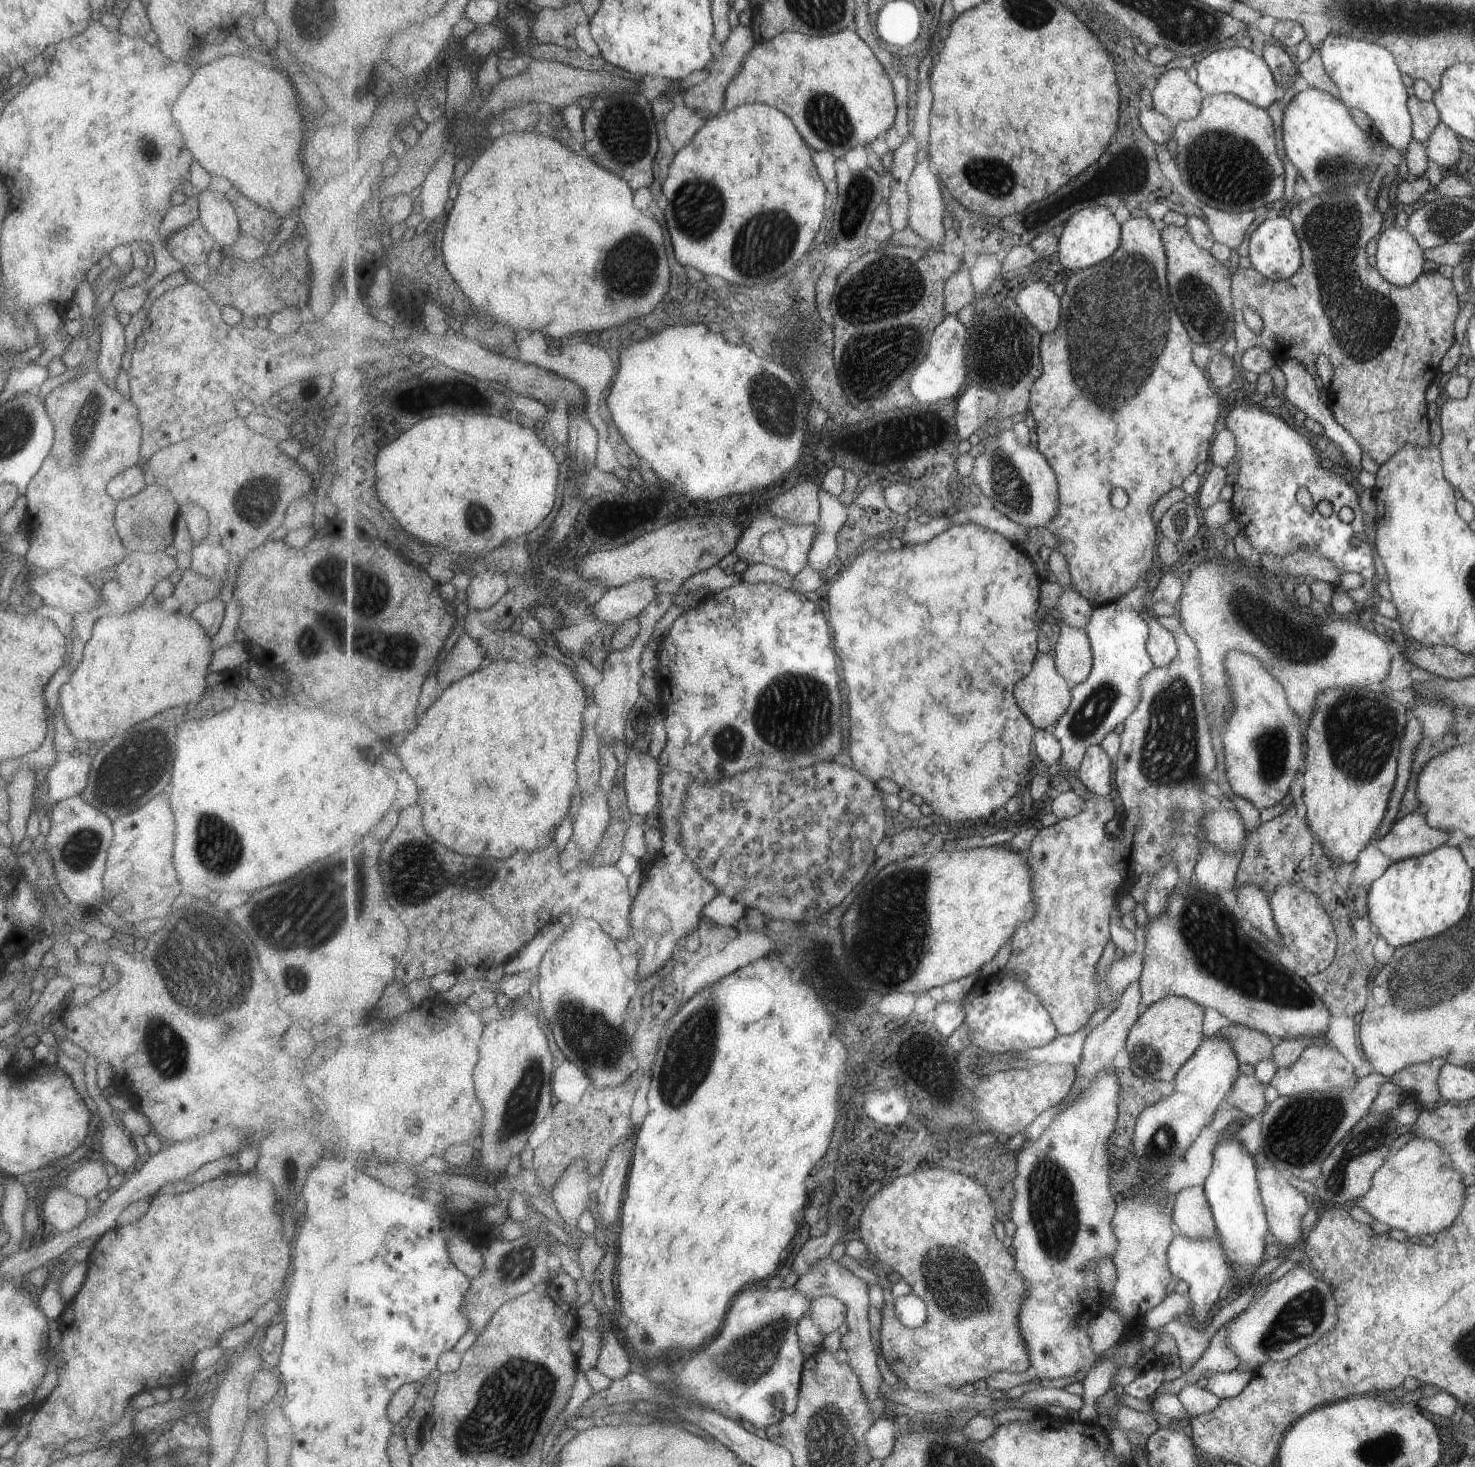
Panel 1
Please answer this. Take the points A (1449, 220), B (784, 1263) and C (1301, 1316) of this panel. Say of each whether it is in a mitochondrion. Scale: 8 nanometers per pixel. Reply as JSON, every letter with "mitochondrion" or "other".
{"A":"mitochondrion","B":"other","C":"mitochondrion"}

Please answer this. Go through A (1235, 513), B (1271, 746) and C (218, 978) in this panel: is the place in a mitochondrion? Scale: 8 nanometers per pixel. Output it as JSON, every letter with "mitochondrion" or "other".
{"A":"other","B":"mitochondrion","C":"mitochondrion"}

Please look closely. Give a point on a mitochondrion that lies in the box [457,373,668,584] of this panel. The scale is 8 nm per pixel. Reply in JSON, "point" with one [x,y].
{"point":[478,517]}

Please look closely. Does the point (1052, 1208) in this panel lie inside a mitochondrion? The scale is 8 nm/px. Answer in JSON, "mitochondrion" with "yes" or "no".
{"mitochondrion":"yes"}

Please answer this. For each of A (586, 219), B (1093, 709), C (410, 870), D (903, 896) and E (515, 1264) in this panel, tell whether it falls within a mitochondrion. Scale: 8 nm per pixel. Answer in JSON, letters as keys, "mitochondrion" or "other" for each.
{"A":"other","B":"mitochondrion","C":"mitochondrion","D":"mitochondrion","E":"mitochondrion"}

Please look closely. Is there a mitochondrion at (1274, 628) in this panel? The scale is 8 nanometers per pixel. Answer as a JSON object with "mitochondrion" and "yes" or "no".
{"mitochondrion":"yes"}

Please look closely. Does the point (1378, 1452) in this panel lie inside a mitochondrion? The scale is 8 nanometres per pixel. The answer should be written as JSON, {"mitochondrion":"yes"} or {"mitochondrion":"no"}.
{"mitochondrion":"yes"}

